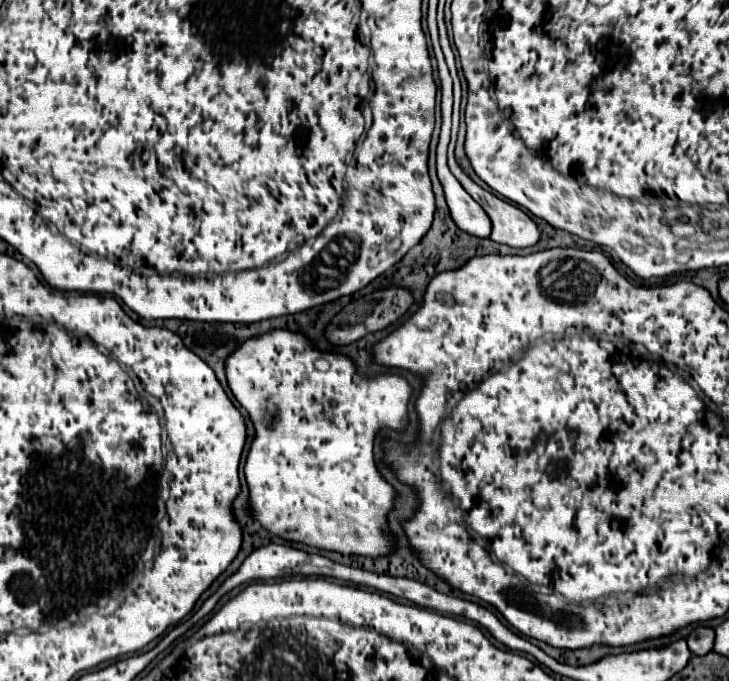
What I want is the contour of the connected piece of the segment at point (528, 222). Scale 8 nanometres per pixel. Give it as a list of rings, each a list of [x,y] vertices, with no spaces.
[[[451,169],[451,173],[489,215],[489,219],[493,223],[493,231],[489,235],[491,241],[503,243],[503,245],[509,245],[515,249],[531,247],[539,241],[539,229],[527,213],[523,213],[519,207],[499,199],[497,195],[481,189],[461,169]]]

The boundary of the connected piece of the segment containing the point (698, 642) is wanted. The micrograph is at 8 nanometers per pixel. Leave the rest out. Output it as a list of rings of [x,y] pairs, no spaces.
[[[697,627],[689,637],[687,637],[687,645],[689,645],[689,651],[693,655],[707,655],[711,649],[713,649],[713,629],[707,629],[707,627]]]

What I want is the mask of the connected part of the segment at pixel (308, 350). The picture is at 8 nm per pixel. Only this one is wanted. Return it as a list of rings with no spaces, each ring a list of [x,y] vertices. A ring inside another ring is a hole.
[[[285,329],[249,339],[239,347],[227,359],[227,381],[235,399],[247,409],[257,433],[245,465],[253,519],[273,535],[317,549],[365,557],[391,553],[393,539],[387,531],[387,511],[393,507],[395,489],[377,471],[373,449],[376,435],[383,431],[382,428],[405,430],[407,403],[411,397],[409,383],[399,375],[377,375],[367,379],[355,371],[349,357],[319,353],[303,341],[301,333]],[[317,361],[327,361],[331,367],[319,371],[315,367]]]

